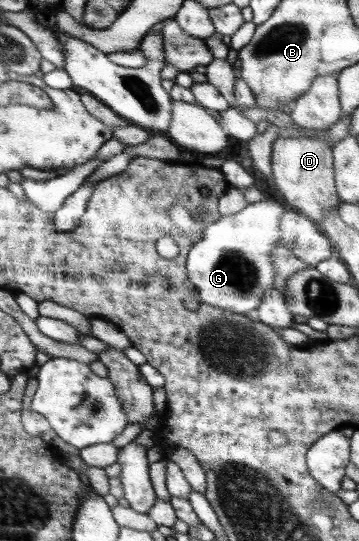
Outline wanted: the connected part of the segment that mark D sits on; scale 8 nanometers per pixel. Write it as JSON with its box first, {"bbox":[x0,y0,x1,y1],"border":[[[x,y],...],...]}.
{"bbox":[270,137,342,222],"border":[[[277,137],[272,145],[271,171],[270,180],[276,183],[286,203],[313,221],[321,222],[342,204],[335,185],[334,149],[326,139]]]}

